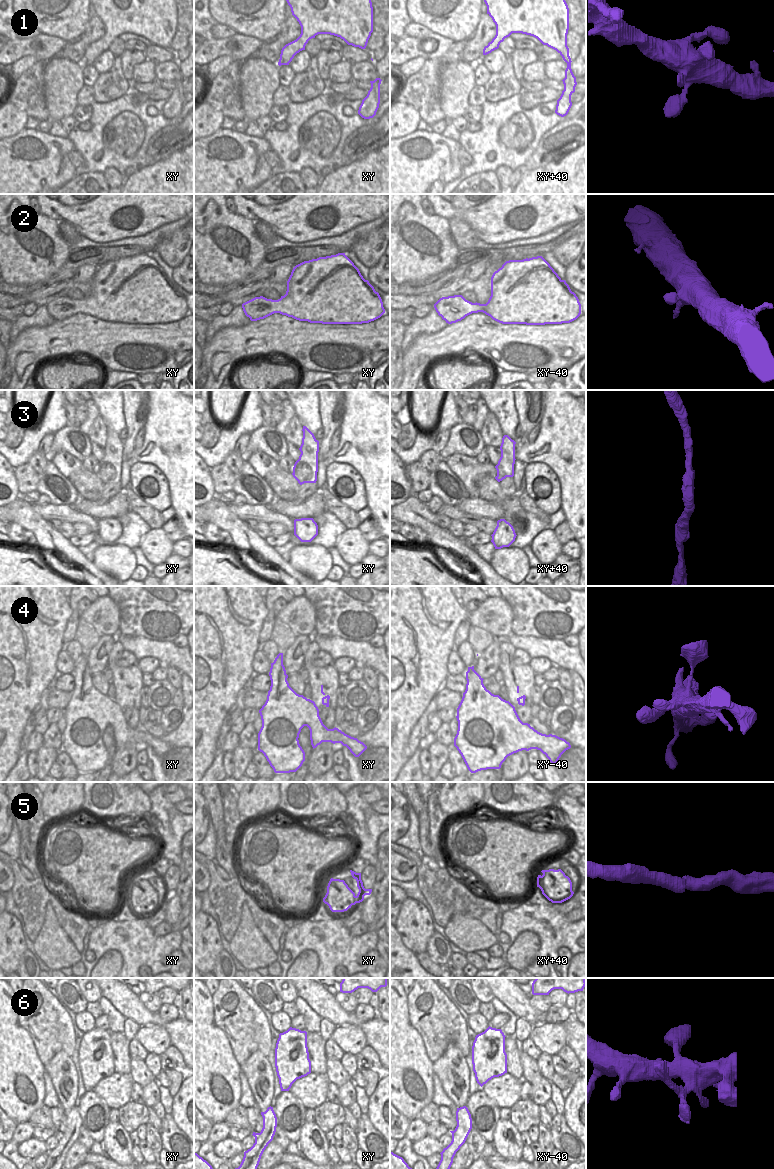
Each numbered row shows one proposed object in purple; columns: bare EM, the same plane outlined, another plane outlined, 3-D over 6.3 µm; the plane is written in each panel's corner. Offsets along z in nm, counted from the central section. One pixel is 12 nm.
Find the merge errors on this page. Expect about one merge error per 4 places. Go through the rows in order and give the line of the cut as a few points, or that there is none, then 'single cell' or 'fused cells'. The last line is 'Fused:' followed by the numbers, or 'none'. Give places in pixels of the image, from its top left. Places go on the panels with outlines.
1: no cut; single cell
2: no cut; single cell
3: no cut; single cell
4: no cut; single cell
5: no cut; single cell
6: no cut; single cell
Fused: none

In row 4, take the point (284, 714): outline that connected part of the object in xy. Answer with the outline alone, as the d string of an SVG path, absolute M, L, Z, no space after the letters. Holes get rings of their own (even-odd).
M279 653L274 662L271 663L269 676L271 680L270 690L265 704L259 710L262 727L258 733L258 750L264 754L275 773L296 772L302 766L305 761L305 752L300 746L298 738L304 726L310 730L313 749L322 742L341 743L355 757L359 757L367 749L363 742L345 734L338 728L328 729L319 716L319 709L315 702L297 694L289 686L288 675L283 665L283 653Z

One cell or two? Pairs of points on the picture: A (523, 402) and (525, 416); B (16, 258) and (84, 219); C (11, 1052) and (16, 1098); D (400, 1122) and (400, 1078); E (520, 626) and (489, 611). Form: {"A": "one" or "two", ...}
{"A": "one", "B": "two", "C": "one", "D": "two", "E": "two"}

